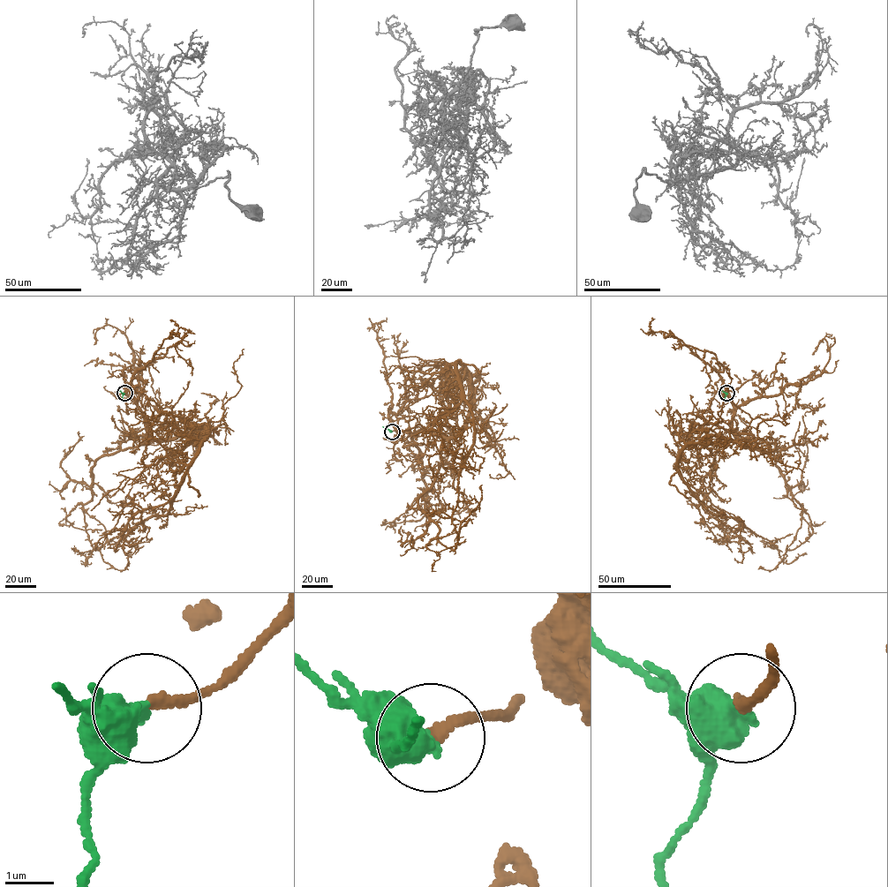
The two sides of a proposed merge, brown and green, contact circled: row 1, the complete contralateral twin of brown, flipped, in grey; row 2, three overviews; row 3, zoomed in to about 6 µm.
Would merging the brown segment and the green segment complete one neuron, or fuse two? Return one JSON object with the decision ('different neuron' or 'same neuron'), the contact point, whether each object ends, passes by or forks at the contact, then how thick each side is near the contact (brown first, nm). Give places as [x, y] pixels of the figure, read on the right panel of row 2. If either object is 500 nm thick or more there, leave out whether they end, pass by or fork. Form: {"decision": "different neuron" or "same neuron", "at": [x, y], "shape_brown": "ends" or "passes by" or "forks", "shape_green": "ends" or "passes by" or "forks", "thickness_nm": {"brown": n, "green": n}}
{"decision": "same neuron", "at": [726, 393], "shape_brown": "ends", "shape_green": "ends", "thickness_nm": {"brown": 190, "green": 480}}

